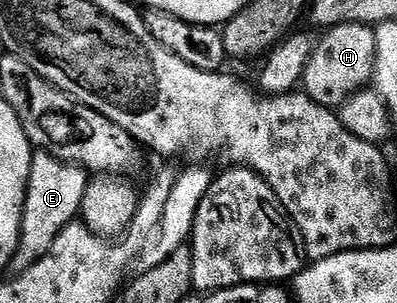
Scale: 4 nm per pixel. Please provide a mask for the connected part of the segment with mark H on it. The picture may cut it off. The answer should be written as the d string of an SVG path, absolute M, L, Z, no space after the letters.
M339 23L329 28L321 40L315 42L314 52L305 69L302 70L301 90L312 101L337 109L358 91L365 91L374 78L376 61L375 28L364 23Z

